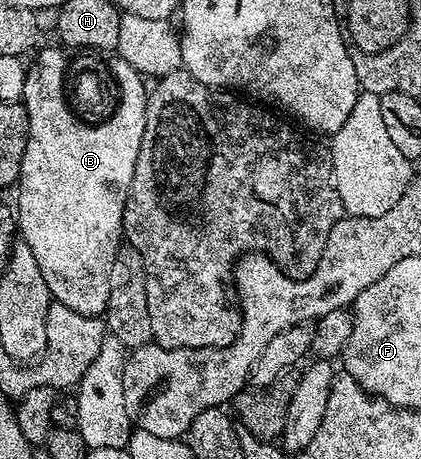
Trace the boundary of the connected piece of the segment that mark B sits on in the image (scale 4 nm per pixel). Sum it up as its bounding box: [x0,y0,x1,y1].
[16,44,148,316]

